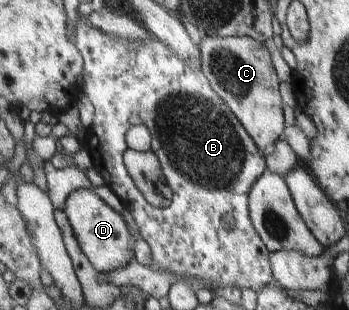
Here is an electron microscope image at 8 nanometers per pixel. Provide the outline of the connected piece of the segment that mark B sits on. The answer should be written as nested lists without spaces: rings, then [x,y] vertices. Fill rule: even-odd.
[[[77,16],[74,34],[67,31],[67,37],[83,55],[83,89],[95,107],[94,125],[89,130],[85,146],[89,148],[93,165],[103,176],[104,183],[117,195],[125,209],[131,211],[141,237],[150,244],[153,255],[151,268],[185,277],[200,277],[211,282],[211,289],[237,287],[260,293],[264,289],[262,287],[274,280],[274,275],[271,251],[251,220],[250,193],[252,186],[268,170],[266,155],[216,93],[202,67],[200,70],[190,68],[179,55],[156,38],[143,44],[132,44],[92,26],[87,17]],[[136,124],[147,125],[151,131],[151,150],[158,156],[162,171],[173,189],[173,200],[167,208],[153,206],[127,170],[124,161],[124,154],[129,150],[127,133]]]

